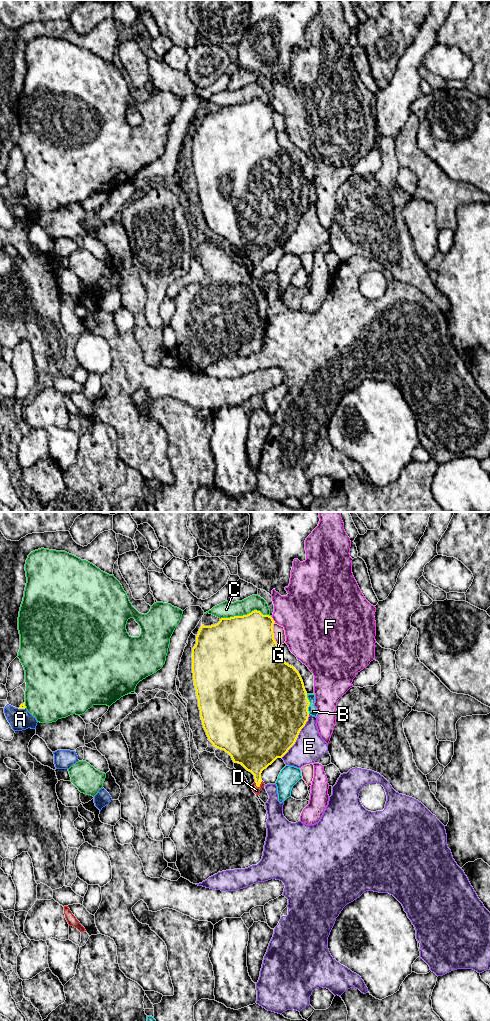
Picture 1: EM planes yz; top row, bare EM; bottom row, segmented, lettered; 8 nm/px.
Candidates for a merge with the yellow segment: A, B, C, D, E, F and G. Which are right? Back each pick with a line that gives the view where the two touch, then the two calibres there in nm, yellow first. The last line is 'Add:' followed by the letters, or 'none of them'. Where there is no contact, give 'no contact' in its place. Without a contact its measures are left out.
D: meets yellow in yz; 260 nm thick on the yellow side, 60 nm on the other
Add: D

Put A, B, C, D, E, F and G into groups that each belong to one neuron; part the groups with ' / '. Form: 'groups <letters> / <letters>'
groups A / B / C / D / E / F / G

